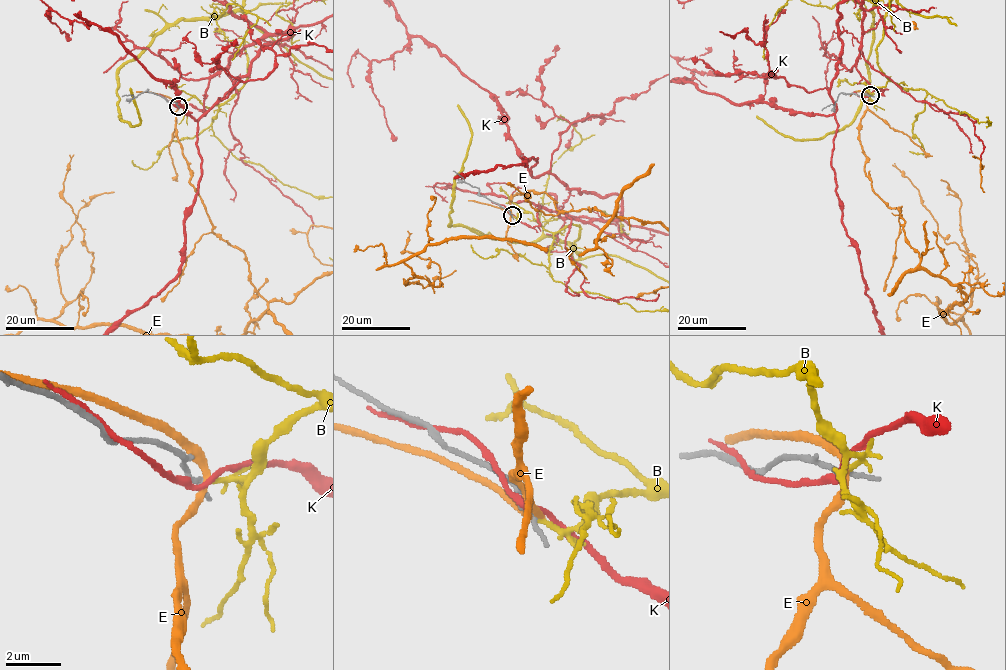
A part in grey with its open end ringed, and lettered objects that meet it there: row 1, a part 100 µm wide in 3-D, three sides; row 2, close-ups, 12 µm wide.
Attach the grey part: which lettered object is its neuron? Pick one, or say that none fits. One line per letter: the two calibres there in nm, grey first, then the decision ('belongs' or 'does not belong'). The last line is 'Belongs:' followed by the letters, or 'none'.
B: 160 nm thick on the grey side, 110 nm on the other; belongs
E: 160 nm thick on the grey side, 260 nm on the other; does not belong
K: 170 nm thick on the grey side, 200 nm on the other; does not belong
Belongs: B

